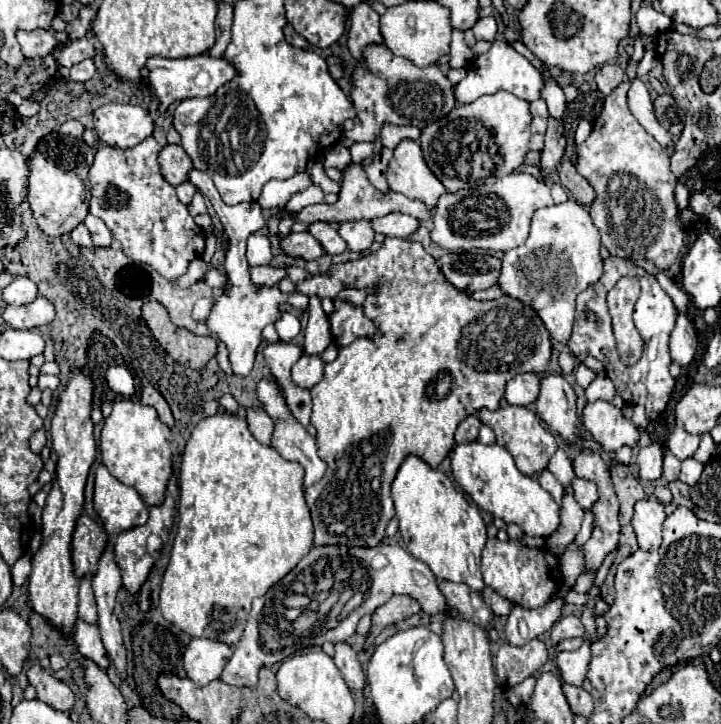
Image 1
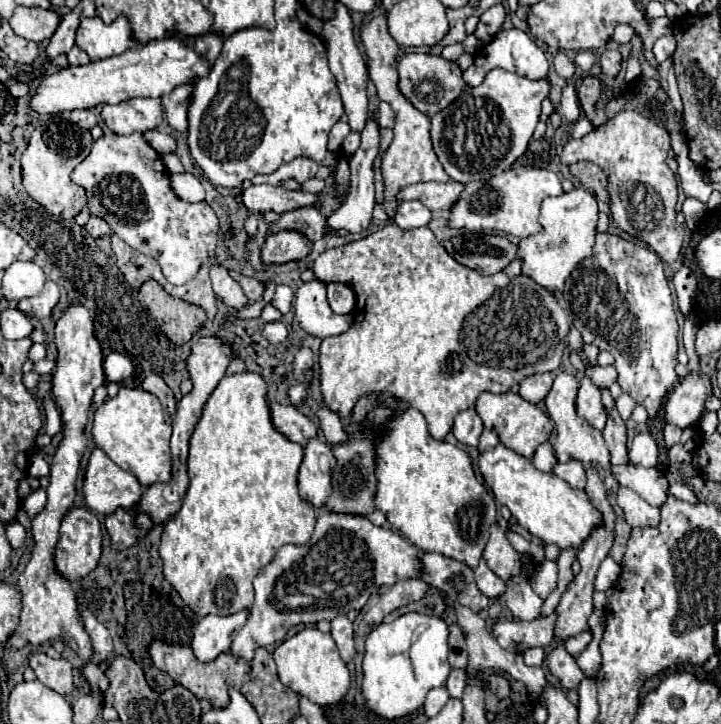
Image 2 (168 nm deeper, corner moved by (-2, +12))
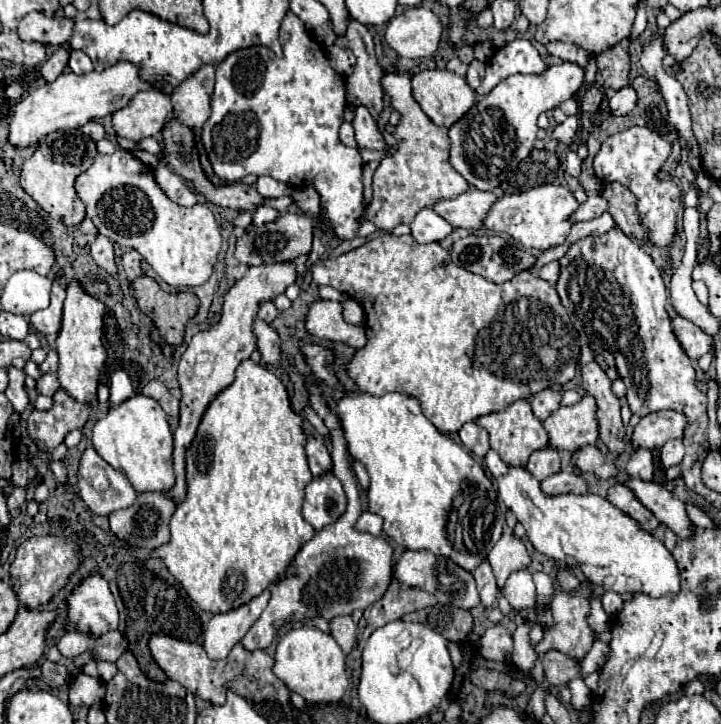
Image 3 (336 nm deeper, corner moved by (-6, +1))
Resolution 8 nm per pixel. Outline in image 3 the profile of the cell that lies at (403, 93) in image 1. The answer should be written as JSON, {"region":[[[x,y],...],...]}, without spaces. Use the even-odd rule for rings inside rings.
{"region":[[[426,69],[416,73],[412,77],[412,95],[422,111],[440,127],[450,127],[474,105],[474,91],[466,83],[466,79],[446,69]]]}

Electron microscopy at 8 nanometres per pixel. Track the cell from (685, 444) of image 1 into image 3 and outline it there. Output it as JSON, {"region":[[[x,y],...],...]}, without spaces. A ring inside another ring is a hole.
{"region":[[[670,439],[664,443],[664,447],[660,449],[660,461],[664,467],[672,467],[678,465],[684,457],[684,445],[680,439]]]}

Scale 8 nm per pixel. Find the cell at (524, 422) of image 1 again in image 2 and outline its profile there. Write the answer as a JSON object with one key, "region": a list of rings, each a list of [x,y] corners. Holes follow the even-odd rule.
{"region":[[[484,392],[484,394],[480,394],[480,398],[476,402],[476,412],[480,414],[484,426],[498,434],[502,446],[514,450],[516,454],[520,454],[524,458],[532,458],[536,446],[544,444],[552,434],[552,422],[542,412],[542,408],[526,402],[516,392],[504,392],[504,394]]]}

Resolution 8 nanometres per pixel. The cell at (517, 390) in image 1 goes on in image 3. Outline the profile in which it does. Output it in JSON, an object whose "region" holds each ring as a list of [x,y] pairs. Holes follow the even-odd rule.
{"region":[[[544,389],[540,393],[536,393],[530,401],[532,405],[532,411],[534,415],[540,419],[540,421],[546,421],[558,407],[560,407],[560,391],[554,391],[554,389]]]}

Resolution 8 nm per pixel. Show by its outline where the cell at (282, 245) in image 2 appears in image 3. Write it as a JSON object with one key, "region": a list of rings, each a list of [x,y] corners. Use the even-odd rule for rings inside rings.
{"region":[[[292,261],[284,263],[264,263],[258,267],[248,267],[246,275],[226,293],[222,319],[210,331],[200,331],[192,337],[186,353],[178,365],[178,381],[182,389],[180,401],[180,425],[174,431],[174,473],[176,485],[166,493],[174,503],[186,497],[186,449],[196,437],[198,425],[208,409],[208,405],[234,381],[236,367],[252,355],[256,349],[256,337],[252,333],[252,321],[258,313],[258,303],[272,301],[276,295],[284,293],[288,285],[296,281],[296,265]]]}

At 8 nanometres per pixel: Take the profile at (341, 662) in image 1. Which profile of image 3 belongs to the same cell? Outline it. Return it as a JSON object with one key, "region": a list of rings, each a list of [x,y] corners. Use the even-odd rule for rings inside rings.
{"region":[[[334,617],[330,621],[330,635],[342,647],[344,655],[350,655],[354,641],[356,641],[356,625],[354,625],[352,617]]]}

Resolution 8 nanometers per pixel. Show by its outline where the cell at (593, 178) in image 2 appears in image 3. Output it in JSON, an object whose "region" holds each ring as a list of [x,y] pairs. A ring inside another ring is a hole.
{"region":[[[602,181],[602,197],[608,201],[608,213],[614,217],[616,225],[628,235],[628,237],[636,237],[640,241],[648,241],[646,239],[646,231],[642,231],[638,213],[636,213],[636,199],[634,195],[622,187],[620,183],[610,183],[610,181]]]}

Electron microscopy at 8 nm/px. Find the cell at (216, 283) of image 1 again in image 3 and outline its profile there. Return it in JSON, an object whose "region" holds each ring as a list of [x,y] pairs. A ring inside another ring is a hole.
{"region":[[[267,301],[260,305],[257,316],[266,323],[270,324],[278,317],[278,310],[276,309],[273,302]]]}

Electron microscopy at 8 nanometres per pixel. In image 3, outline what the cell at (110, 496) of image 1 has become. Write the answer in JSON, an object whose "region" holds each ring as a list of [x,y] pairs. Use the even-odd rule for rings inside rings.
{"region":[[[88,447],[80,459],[78,487],[86,507],[100,517],[134,505],[138,497],[130,481],[120,471],[112,469],[94,447]]]}

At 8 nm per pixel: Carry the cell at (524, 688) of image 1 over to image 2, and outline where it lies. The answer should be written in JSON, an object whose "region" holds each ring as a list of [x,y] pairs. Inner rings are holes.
{"region":[[[528,648],[524,652],[524,662],[530,666],[542,666],[544,662],[544,650],[542,648]]]}

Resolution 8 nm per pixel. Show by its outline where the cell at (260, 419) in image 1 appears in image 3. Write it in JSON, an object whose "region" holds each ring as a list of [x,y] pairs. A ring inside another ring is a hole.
{"region":[[[312,435],[306,437],[306,457],[308,457],[310,471],[314,477],[322,475],[322,471],[332,469],[332,459],[330,459],[330,453],[328,453],[322,439],[316,439]]]}

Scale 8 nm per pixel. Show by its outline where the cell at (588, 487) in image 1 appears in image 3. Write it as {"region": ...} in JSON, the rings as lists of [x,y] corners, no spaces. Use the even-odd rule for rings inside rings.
{"region":[[[560,471],[560,473],[554,473],[552,477],[542,481],[542,491],[546,491],[548,495],[556,495],[556,493],[578,493],[578,495],[584,495],[588,491],[588,485],[586,485],[582,475]]]}

